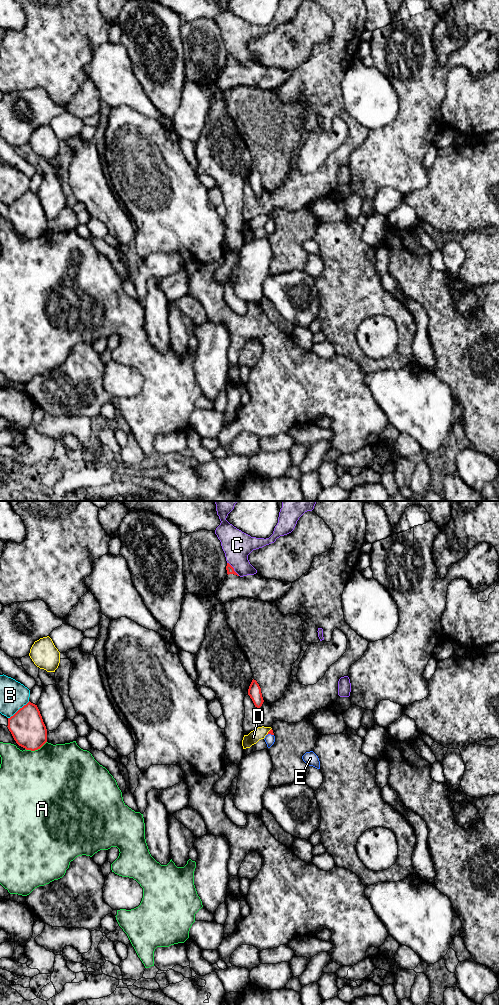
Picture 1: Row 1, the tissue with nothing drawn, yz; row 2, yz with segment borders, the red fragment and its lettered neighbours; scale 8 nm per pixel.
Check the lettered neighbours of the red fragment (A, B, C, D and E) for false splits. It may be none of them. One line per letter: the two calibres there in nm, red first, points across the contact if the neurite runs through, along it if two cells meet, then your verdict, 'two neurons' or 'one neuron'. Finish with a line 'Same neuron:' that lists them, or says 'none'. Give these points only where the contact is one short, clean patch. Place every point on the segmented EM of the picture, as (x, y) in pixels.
A: 280 nm thick on the red side, 480 nm on the other; two neurons
B: 280 nm thick on the red side, 220 nm on the other; two neurons
C: 60 nm thick on the red side, 240 nm on the other; two neurons
D: 30 nm thick on the red side, 100 nm on the other; two neurons
E: 30 nm thick on the red side, 80 nm on the other; runs through yz (271, 731), (270, 733), (269, 739); one neuron
Same neuron: E

